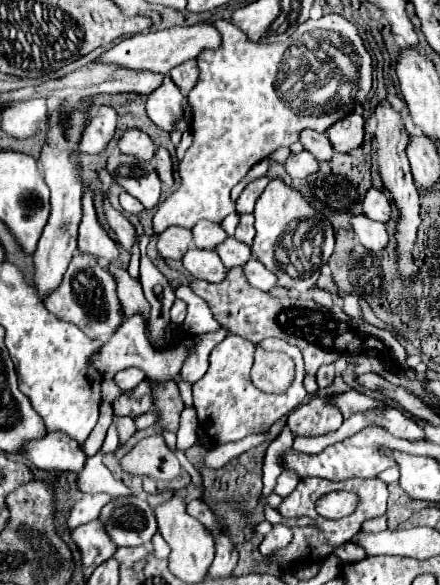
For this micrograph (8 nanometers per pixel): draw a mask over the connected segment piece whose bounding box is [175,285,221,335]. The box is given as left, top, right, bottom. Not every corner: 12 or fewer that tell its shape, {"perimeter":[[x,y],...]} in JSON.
{"perimeter":[[189,285],[175,297],[187,303],[185,329],[193,335],[215,333],[221,325]]}

